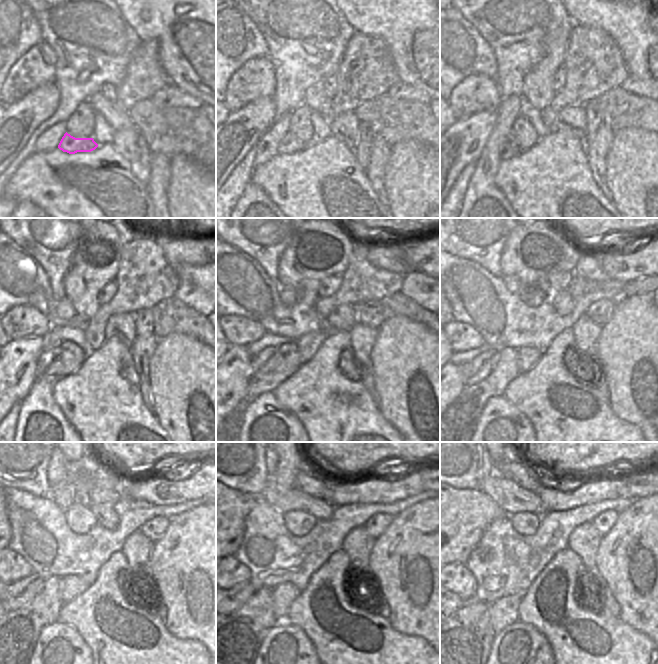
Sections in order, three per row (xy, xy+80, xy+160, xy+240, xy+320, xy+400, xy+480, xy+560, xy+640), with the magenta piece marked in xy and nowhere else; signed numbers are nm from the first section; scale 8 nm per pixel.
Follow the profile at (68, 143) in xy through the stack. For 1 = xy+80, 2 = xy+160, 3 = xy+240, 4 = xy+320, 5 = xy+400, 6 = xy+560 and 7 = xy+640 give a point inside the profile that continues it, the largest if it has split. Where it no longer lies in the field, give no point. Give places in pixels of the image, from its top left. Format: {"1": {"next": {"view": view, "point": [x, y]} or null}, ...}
{"1": {"next": {"view": "xy+80", "point": [289, 144]}}, "2": {"next": {"view": "xy+160", "point": [509, 148]}}, "3": {"next": {"view": "xy+240", "point": [54, 372]}}, "4": {"next": {"view": "xy+320", "point": [258, 360]}}, "5": {"next": {"view": "xy+400", "point": [474, 371]}}, "6": {"next": {"view": "xy+560", "point": [236, 596]}}, "7": {"next": {"view": "xy+640", "point": [460, 602]}}}

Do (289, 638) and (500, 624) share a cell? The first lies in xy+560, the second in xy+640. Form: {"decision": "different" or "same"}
{"decision": "different"}

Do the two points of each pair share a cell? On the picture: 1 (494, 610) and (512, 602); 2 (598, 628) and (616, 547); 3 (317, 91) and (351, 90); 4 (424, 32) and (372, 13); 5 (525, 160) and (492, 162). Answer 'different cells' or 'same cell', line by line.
1: same cell
2: different cells
3: different cells
4: same cell
5: different cells

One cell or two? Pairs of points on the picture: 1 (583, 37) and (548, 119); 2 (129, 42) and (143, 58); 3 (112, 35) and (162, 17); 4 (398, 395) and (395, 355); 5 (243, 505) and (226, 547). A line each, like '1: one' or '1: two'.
1: one
2: two
3: two
4: one
5: one

